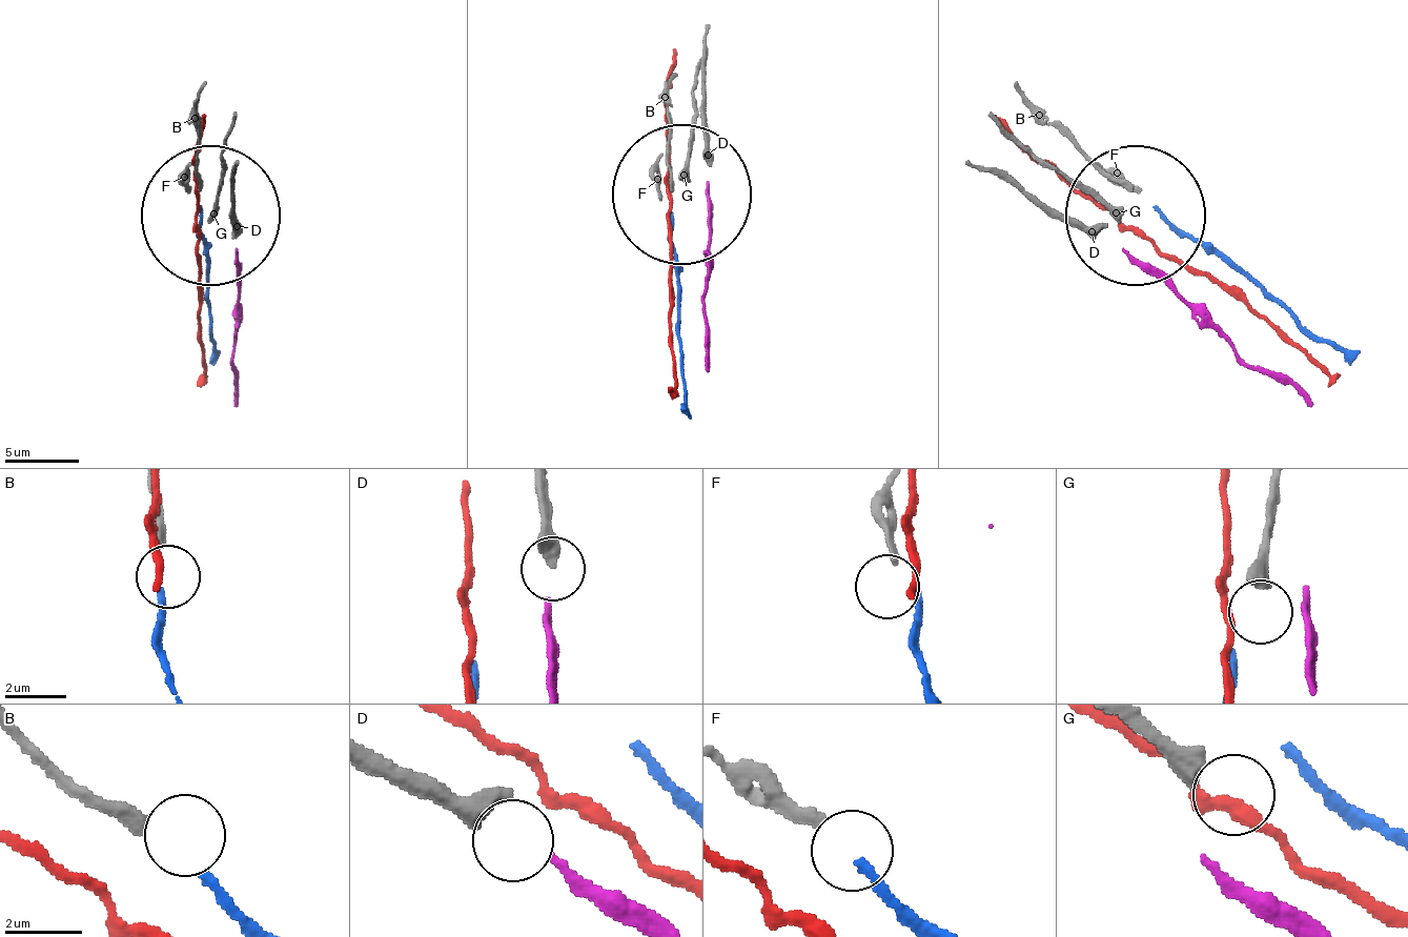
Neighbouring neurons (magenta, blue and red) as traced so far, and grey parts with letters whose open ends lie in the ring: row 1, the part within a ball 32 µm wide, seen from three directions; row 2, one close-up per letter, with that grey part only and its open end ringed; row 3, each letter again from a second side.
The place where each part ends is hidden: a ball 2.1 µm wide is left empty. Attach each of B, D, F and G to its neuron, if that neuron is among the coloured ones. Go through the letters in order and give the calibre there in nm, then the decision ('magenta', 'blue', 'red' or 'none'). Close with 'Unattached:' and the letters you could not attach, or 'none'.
B: 320 nm thick; blue
D: 420 nm thick; magenta
F: 280 nm thick; none
G: 550 nm thick; none
Unattached: F, G

